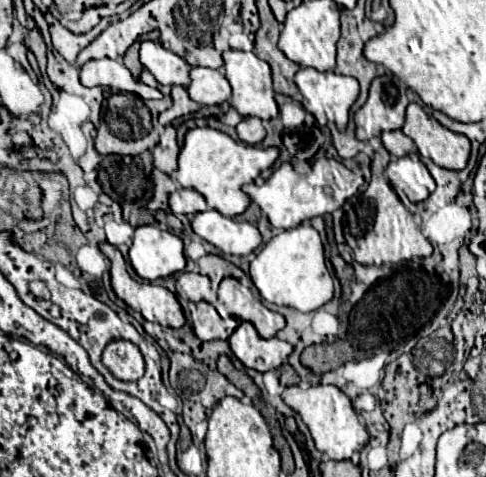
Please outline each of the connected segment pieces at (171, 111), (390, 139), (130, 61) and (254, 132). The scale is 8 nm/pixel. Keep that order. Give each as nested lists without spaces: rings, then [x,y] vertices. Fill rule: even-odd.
[[[173,87],[171,89],[171,99],[173,99],[173,105],[159,115],[161,125],[169,125],[173,119],[195,113],[199,109],[199,105],[195,101],[191,101],[191,97],[187,95],[185,87]]]
[[[387,131],[381,135],[385,149],[393,155],[393,157],[405,157],[413,151],[413,141],[403,133],[403,131]]]
[[[135,41],[131,47],[129,47],[129,51],[125,53],[125,65],[127,65],[127,69],[131,71],[131,75],[135,77],[135,79],[139,79],[139,75],[141,75],[141,71],[143,71],[143,65],[141,65],[141,61],[139,61],[139,41]]]
[[[245,117],[235,129],[237,129],[239,139],[249,143],[249,145],[257,145],[265,137],[265,129],[257,117]]]

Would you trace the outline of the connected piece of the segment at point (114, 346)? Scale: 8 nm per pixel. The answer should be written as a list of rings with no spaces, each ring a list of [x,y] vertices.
[[[125,339],[111,341],[105,347],[103,365],[121,381],[137,381],[145,373],[145,363],[139,347]]]

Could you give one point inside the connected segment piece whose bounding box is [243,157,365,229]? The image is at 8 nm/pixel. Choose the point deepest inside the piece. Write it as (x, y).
(288, 198)

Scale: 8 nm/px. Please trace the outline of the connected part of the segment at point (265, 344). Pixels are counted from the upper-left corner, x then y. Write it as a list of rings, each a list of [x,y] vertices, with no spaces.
[[[241,323],[235,333],[229,337],[233,355],[251,369],[257,369],[261,373],[279,369],[281,363],[291,355],[293,345],[287,341],[281,341],[277,337],[263,339],[255,331],[251,323]]]

